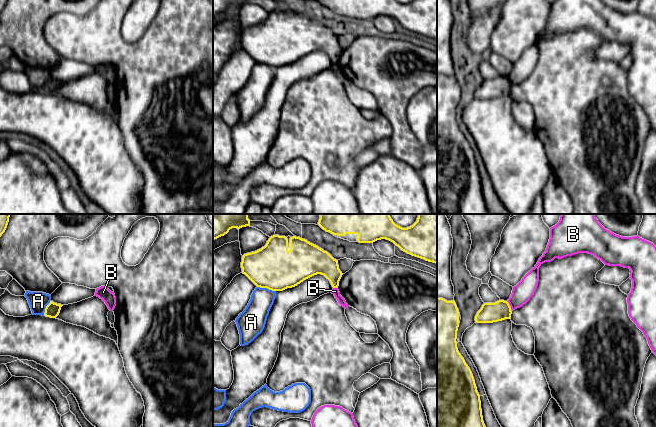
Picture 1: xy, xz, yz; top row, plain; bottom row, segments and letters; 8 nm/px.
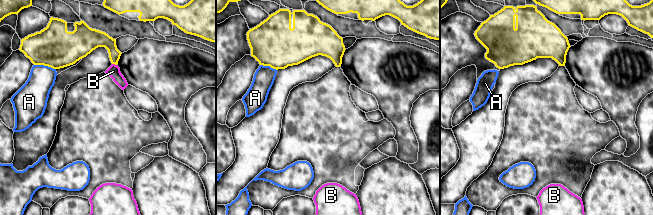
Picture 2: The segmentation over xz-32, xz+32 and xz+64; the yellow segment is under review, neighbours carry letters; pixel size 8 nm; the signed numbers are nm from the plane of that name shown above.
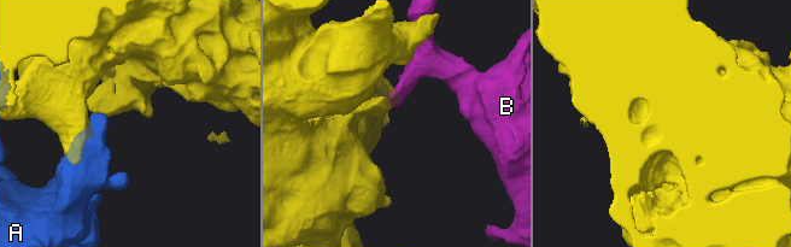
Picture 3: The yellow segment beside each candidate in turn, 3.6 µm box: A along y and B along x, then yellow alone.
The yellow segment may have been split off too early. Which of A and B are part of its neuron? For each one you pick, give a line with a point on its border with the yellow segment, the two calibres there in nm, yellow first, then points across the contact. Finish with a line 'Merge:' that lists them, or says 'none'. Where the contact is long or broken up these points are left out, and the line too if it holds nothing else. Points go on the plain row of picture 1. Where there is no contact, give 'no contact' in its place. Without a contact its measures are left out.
Merge: none

